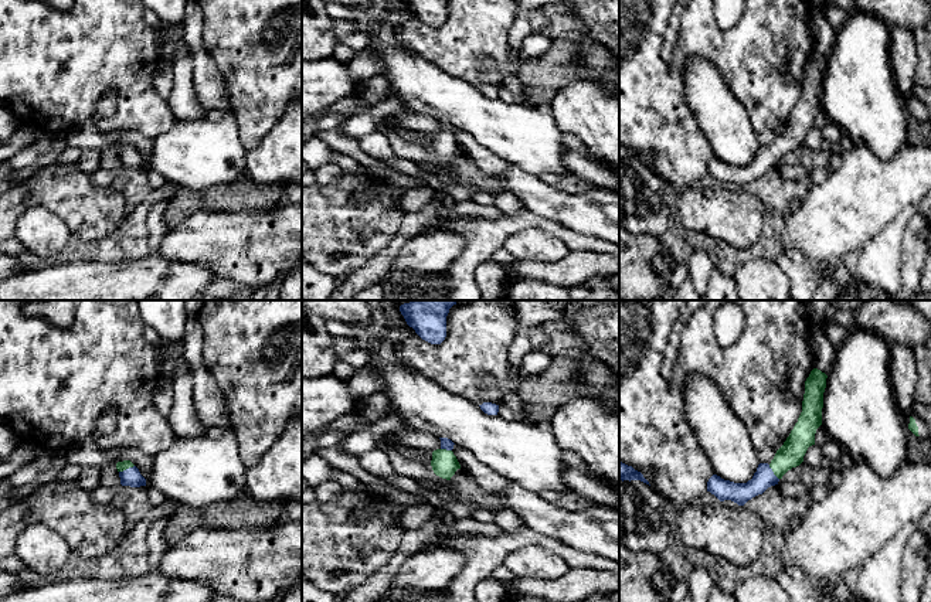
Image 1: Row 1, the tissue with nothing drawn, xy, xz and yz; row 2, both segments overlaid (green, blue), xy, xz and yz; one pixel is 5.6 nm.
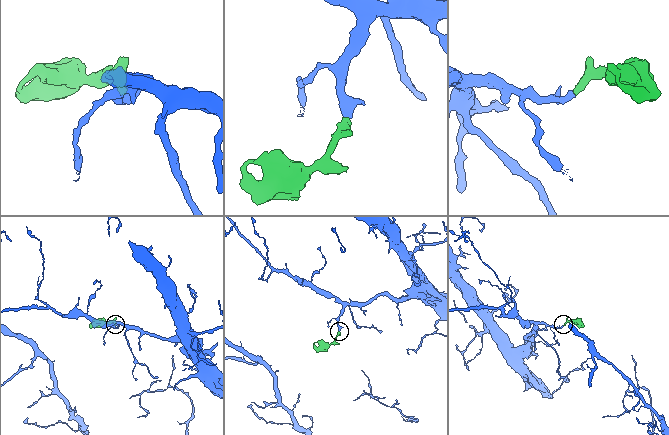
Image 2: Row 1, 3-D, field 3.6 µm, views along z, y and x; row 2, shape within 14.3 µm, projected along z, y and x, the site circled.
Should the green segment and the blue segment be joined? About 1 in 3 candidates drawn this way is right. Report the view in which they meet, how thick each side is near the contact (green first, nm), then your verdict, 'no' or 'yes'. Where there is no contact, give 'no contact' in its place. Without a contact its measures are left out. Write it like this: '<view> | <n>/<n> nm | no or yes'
xy | 60/100 nm | yes

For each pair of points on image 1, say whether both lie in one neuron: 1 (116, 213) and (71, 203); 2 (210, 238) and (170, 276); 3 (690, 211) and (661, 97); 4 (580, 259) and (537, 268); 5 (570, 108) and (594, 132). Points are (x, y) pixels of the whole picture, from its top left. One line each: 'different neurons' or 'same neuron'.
1: same neuron
2: different neurons
3: different neurons
4: same neuron
5: same neuron

